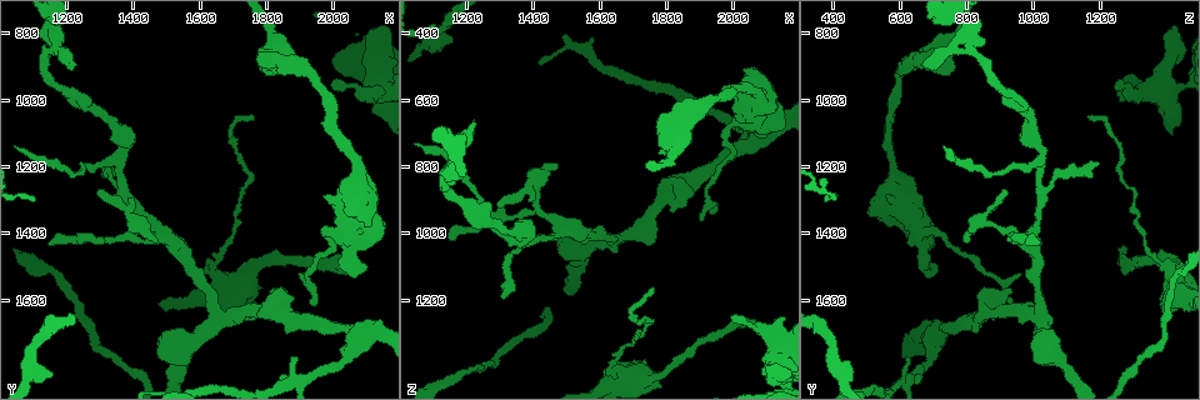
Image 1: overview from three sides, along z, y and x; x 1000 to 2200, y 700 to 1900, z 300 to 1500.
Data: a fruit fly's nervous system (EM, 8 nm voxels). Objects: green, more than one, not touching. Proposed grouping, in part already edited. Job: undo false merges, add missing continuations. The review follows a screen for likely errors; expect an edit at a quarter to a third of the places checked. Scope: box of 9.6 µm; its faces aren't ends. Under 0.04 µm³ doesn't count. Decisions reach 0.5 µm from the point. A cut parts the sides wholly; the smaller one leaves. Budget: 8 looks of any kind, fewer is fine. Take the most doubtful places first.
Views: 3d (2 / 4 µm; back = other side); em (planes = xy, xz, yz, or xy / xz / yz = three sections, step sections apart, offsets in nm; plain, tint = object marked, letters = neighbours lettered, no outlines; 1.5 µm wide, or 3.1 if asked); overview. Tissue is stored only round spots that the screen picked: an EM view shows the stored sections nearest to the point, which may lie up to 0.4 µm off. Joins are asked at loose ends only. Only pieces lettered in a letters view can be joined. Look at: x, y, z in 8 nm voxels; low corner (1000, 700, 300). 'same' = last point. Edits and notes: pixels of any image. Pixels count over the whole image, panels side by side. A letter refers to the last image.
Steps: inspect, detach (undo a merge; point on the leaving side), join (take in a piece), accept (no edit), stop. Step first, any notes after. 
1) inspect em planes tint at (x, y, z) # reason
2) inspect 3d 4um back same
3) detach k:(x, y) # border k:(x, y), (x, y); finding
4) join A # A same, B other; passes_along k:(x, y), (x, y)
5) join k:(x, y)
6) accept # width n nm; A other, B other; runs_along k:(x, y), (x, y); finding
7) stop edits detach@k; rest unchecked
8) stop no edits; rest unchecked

inspect em planes letters at (1160, 1440, 1020) # thin end

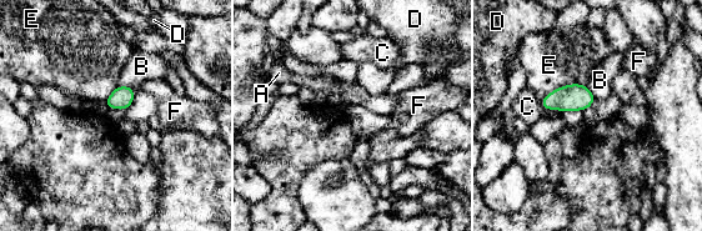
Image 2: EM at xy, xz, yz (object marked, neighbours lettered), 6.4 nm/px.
accept # A other, B other, C other, D other, E other, F other; border 2:(119, 85), (126, 85), (133, 89); no lettered piece goes on from it

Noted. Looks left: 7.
inspect em yz step 4 letters at (1500, 1410, 990) # three arms meet

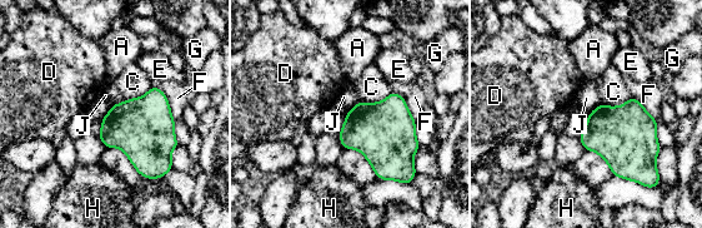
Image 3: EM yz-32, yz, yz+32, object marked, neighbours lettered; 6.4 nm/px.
inspect em planes letters same

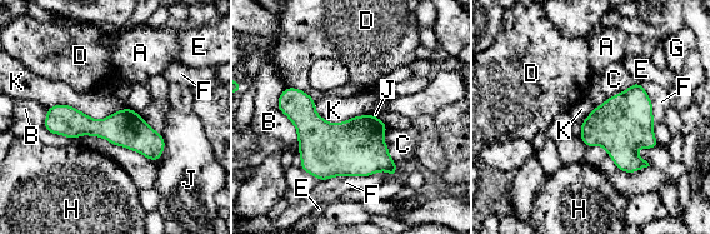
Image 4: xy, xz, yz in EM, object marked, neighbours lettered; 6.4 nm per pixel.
accept # longest_contact K 500 nm; A other, B other, C other, D other, E other, F other, G other, H other, J other, K other; runs_along 4:(48, 125), (126, 128), (161, 145); one neuron here

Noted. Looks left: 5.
inspect 3d 4um at (2080, 1240, 590) # sudden change in width

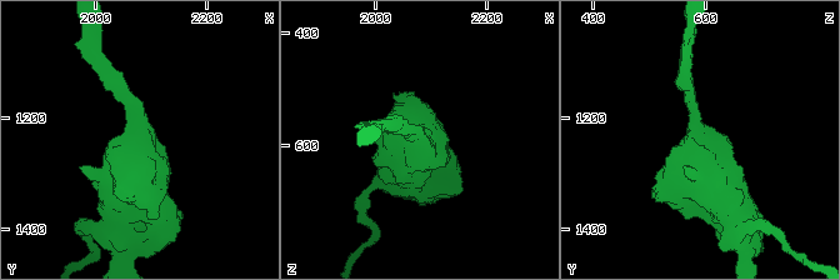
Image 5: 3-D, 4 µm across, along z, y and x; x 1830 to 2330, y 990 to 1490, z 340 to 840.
inspect em planes letters at (2080, 1235, 585)

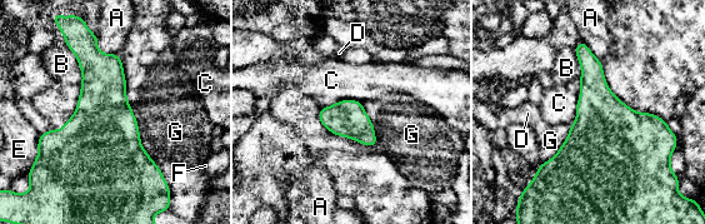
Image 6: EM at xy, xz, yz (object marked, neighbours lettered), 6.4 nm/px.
accept # width 500 nm; A other, B other, C other, D other, E other, F other, G other; border 6:(119, 55), (140, 144), (169, 188); continuous, no second neuron

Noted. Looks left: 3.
stop no edits; rest unchecked

